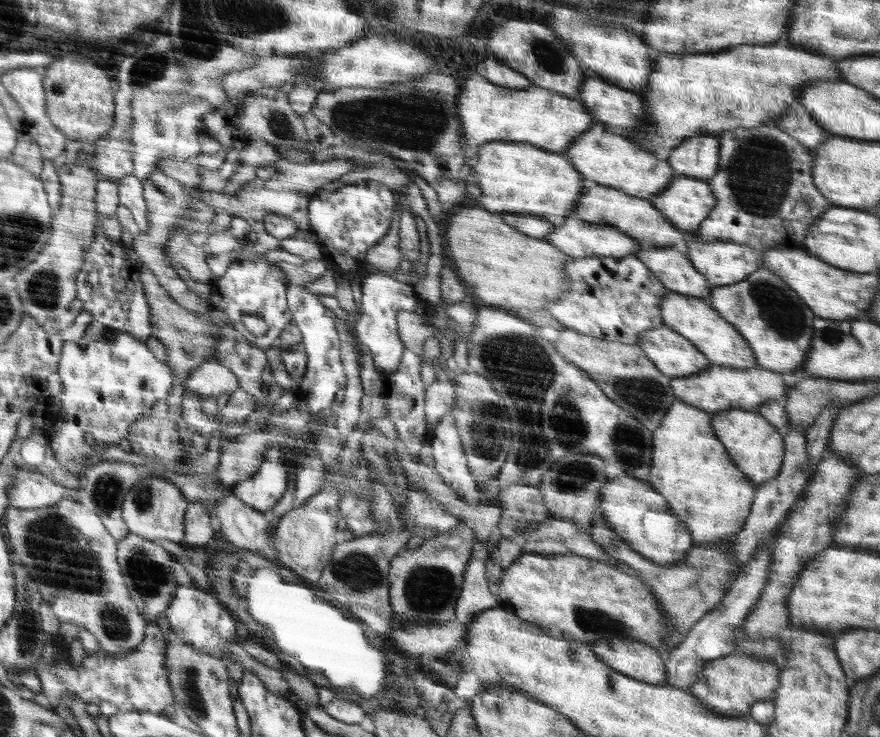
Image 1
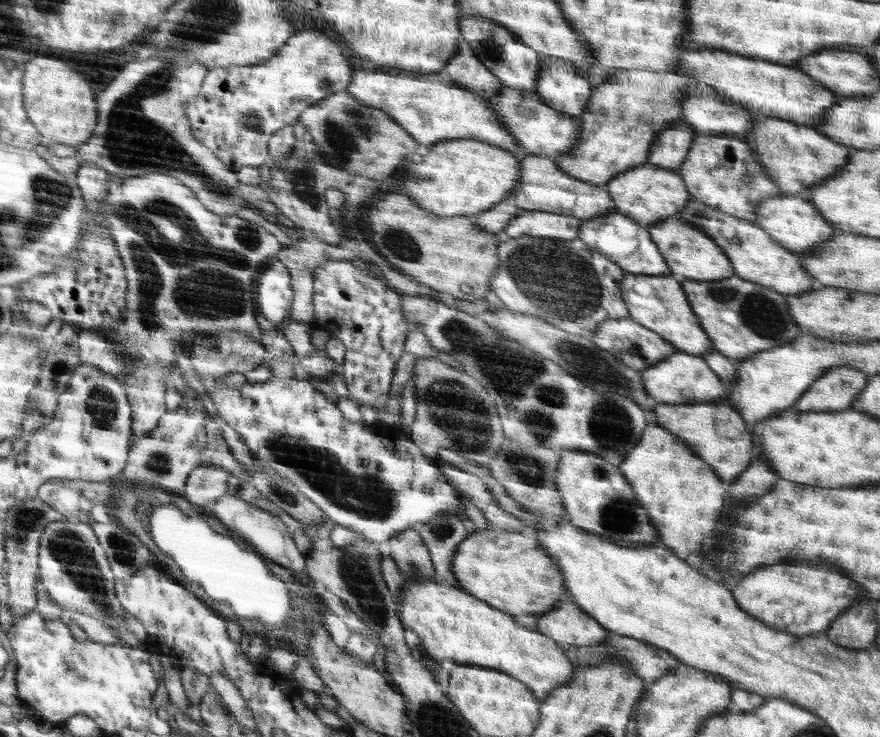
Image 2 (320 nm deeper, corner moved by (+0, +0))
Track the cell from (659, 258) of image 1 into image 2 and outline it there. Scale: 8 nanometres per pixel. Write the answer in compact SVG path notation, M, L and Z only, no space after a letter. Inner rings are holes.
M619 211L600 215L595 219L583 219L580 228L580 239L592 249L610 257L616 264L621 265L627 273L635 275L670 275L670 265L667 264L660 248L652 239L647 226L641 225L631 217L624 216Z

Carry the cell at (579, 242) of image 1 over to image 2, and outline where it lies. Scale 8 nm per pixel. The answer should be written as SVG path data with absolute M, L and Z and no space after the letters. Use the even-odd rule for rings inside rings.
M526 211L518 213L503 230L505 237L535 236L548 239L580 238L582 219L565 213Z

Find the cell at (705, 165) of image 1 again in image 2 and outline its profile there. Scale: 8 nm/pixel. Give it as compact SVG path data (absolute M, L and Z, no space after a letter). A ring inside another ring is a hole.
M676 122L655 140L650 150L648 163L652 166L678 170L686 160L689 146L697 134L683 122Z

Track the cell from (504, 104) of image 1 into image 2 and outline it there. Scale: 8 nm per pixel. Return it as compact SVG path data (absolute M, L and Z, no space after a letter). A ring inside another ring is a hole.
M394 68L356 71L346 88L360 104L379 108L392 117L416 141L432 146L445 140L472 139L507 149L510 153L530 155L519 148L518 140L503 124L488 97L447 80L442 73L400 74Z

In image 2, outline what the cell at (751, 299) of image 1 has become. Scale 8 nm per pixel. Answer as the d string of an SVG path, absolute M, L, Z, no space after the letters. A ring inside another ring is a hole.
M736 275L718 281L686 279L681 285L693 313L700 312L700 320L704 320L704 328L708 328L714 350L724 356L748 359L759 352L790 344L803 334L799 324L791 319L787 295L774 292L773 288Z

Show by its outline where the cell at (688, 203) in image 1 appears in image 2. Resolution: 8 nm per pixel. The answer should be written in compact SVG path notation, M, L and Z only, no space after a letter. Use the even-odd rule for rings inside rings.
M651 164L640 165L623 174L615 175L606 184L606 188L618 205L618 211L644 226L654 225L678 214L690 202L689 189L677 170L664 169Z

